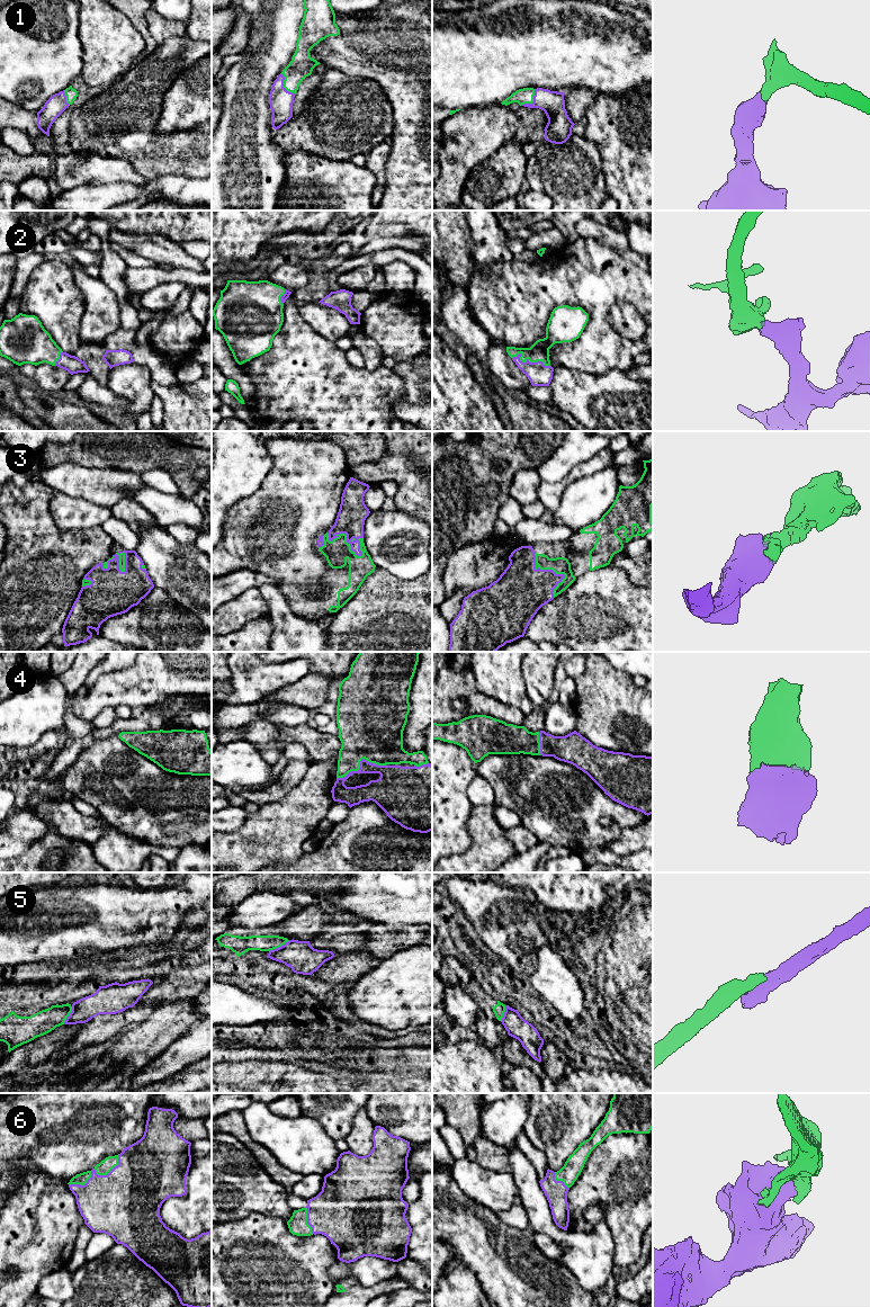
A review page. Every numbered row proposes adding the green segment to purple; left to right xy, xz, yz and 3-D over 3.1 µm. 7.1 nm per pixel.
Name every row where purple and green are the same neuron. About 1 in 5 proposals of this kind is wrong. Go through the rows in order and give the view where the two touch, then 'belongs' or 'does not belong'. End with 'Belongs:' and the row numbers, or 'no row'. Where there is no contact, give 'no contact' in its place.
1: contact in xz; belongs
2: contact in yz; belongs
3: contact in xz; belongs
4: contact in xz; belongs
5: contact in xz; does not belong
6: contact in xy; belongs
Belongs: 1, 2, 3, 4, 6

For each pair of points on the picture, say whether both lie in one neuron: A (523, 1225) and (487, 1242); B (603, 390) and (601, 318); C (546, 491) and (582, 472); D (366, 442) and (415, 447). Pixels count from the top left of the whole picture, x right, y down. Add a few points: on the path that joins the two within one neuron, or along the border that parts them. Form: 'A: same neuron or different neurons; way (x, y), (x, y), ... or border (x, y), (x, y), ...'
A: different neurons; border (495, 1212), (504, 1223), (529, 1234)
B: different neurons; border (577, 369), (593, 374), (612, 369), (626, 373)
C: same neuron; way (555, 491), (573, 475)
D: different neurons; border (386, 442), (384, 454), (378, 459), (365, 462)

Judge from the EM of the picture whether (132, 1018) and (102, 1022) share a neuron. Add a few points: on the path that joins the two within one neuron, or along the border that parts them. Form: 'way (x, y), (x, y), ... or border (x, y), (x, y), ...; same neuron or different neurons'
way (125, 1019), (118, 1022), (109, 1022); same neuron

